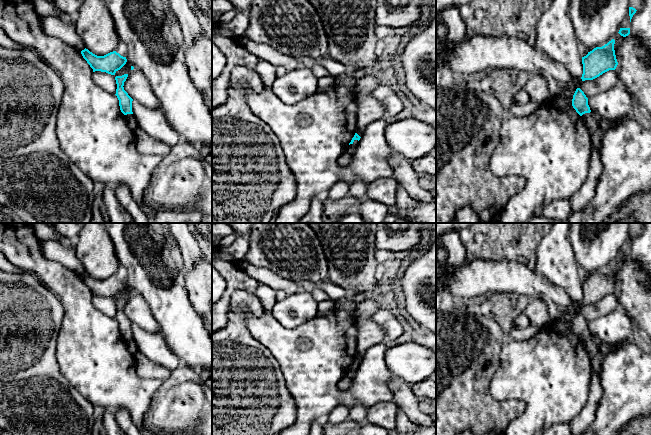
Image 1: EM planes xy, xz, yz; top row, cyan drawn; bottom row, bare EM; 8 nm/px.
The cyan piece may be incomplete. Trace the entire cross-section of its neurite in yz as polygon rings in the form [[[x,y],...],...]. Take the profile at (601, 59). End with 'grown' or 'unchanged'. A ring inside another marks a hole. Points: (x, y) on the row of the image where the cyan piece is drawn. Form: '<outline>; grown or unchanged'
[[[612,39],[602,47],[596,47],[582,57],[582,81],[593,80],[609,70],[615,70],[618,62],[614,50],[615,40]]]; unchanged

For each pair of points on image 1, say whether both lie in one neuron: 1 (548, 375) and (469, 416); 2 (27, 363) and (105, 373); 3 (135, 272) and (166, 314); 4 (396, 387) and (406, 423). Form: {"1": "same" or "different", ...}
{"1": "different", "2": "different", "3": "same", "4": "different"}

